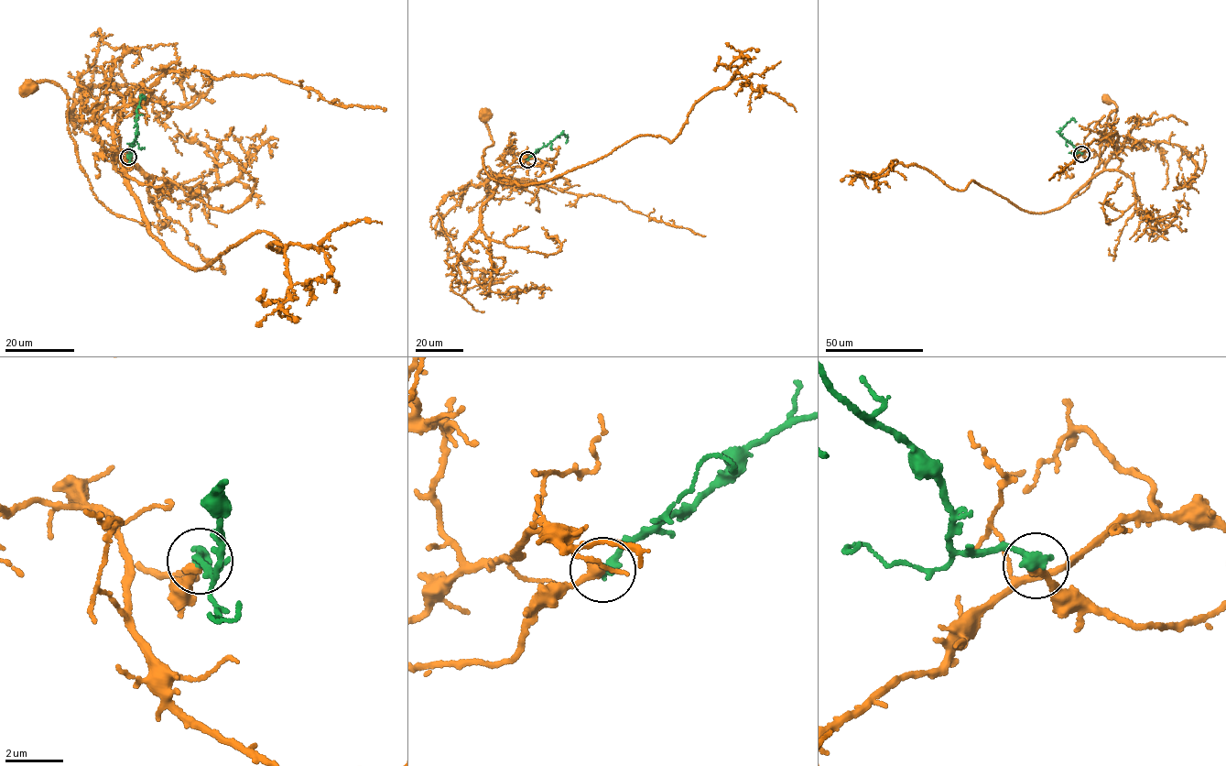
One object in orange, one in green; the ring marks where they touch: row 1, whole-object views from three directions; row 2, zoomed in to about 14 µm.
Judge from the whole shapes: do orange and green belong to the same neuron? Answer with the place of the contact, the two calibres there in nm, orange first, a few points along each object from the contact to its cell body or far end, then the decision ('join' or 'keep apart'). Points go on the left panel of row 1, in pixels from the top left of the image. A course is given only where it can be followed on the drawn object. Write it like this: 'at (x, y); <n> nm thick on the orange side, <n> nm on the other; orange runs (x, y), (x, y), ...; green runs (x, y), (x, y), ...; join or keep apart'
at (128, 157); 360 nm thick on the orange side, 420 nm on the other; orange runs (128, 158), (115, 152), (113, 165), (149, 231), (93, 193), (60, 87), (28, 87); green runs (128, 157), (131, 157), (130, 148), (137, 134), (136, 111), (141, 99), (145, 97); join

